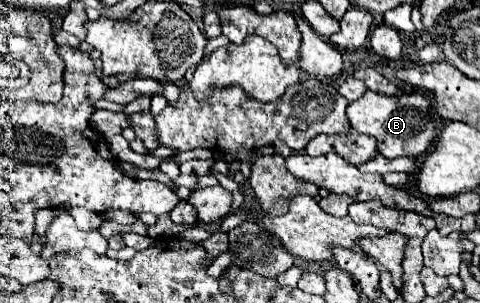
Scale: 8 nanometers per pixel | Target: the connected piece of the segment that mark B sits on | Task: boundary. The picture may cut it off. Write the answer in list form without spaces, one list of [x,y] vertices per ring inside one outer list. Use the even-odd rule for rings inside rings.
[[[365,91],[363,97],[347,105],[347,117],[355,131],[373,135],[377,139],[377,151],[387,159],[419,157],[427,153],[437,131],[437,123],[431,113],[431,101],[419,93],[401,93],[385,97],[375,95],[373,91]]]

